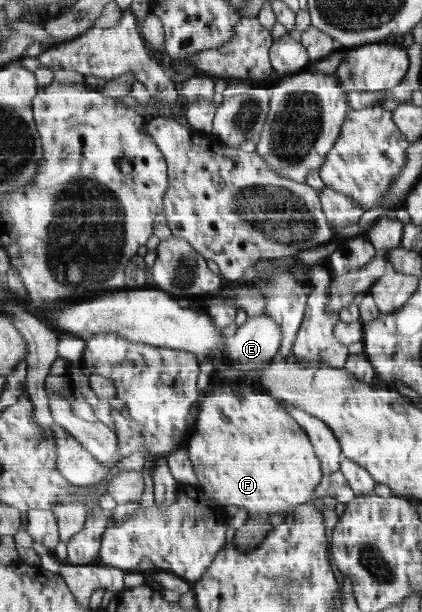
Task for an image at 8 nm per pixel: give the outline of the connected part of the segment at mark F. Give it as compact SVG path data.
M219 385L212 396L205 397L185 445L204 492L223 507L244 508L252 517L291 513L297 506L311 501L315 488L323 480L322 461L307 432L297 424L283 402L269 394L258 394L251 386L239 389L235 385Z

